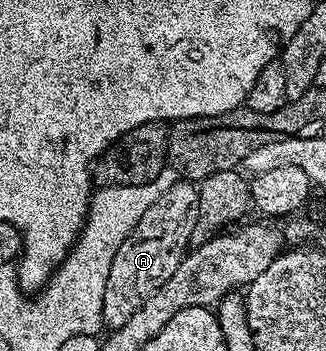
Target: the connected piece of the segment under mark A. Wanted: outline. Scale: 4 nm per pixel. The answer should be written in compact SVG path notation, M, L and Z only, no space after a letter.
M179 179L173 187L169 187L169 191L165 191L165 195L161 195L161 199L157 199L157 203L153 203L153 207L149 207L149 211L145 211L145 215L141 215L141 219L137 219L137 227L133 227L133 231L129 231L121 247L117 247L113 255L113 267L109 267L109 280L105 283L103 304L103 324L108 330L129 323L129 318L136 313L137 307L141 307L141 303L145 303L145 299L149 299L149 295L153 295L153 291L157 291L157 287L161 287L161 283L165 283L165 279L169 279L169 275L177 271L181 259L189 252L189 245L183 240L186 239L187 232L195 229L195 219L198 215L198 188L188 180Z

